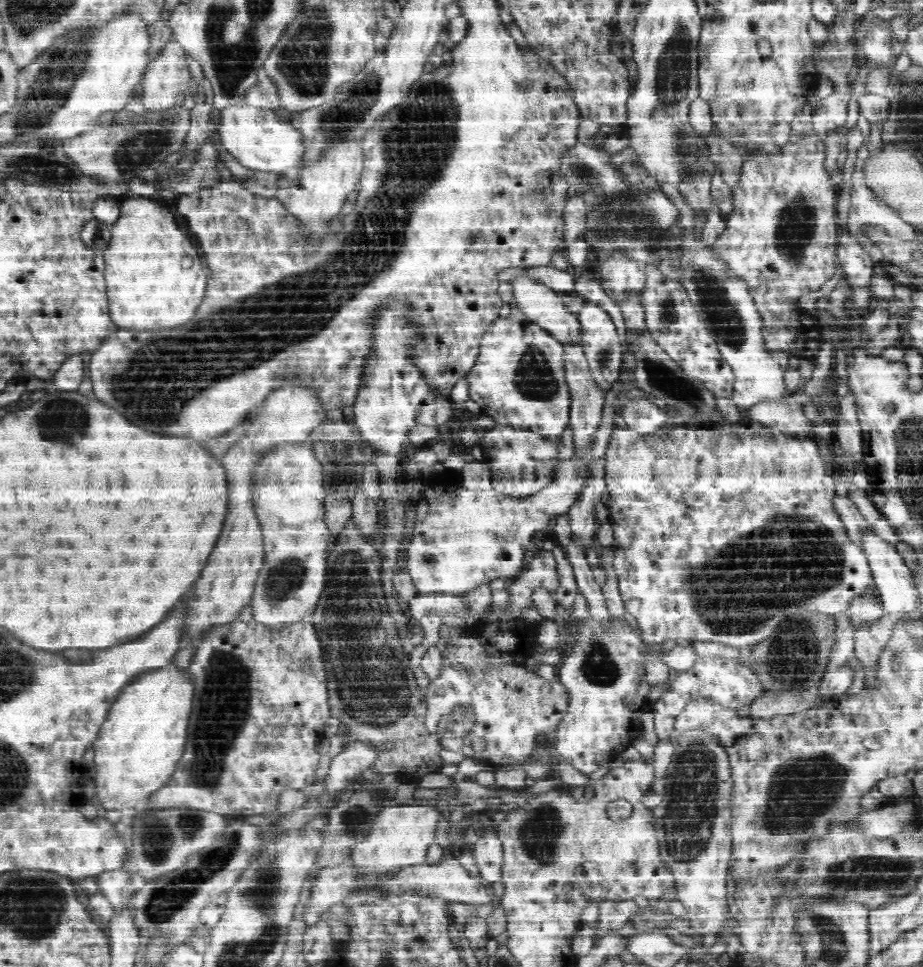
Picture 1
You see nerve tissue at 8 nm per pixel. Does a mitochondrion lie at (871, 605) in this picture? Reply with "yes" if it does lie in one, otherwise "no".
no

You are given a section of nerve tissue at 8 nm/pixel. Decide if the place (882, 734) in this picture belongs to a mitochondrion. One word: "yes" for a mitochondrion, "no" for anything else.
no

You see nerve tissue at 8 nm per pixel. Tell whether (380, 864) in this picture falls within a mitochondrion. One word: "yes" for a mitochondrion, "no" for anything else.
no

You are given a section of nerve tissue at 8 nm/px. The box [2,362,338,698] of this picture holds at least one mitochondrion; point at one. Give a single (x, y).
(65, 421)

